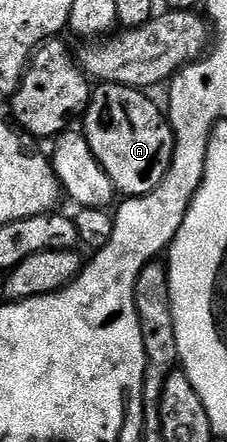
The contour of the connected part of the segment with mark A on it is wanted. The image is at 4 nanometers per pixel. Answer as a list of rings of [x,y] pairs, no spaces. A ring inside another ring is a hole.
[[[105,82],[97,85],[92,91],[92,97],[88,99],[88,109],[82,115],[82,132],[90,144],[90,152],[102,164],[106,176],[116,185],[121,195],[137,198],[148,194],[158,184],[162,184],[162,176],[172,163],[172,153],[176,145],[172,135],[172,125],[169,124],[165,111],[152,98],[147,98],[143,89],[135,86],[123,86],[113,82]]]

